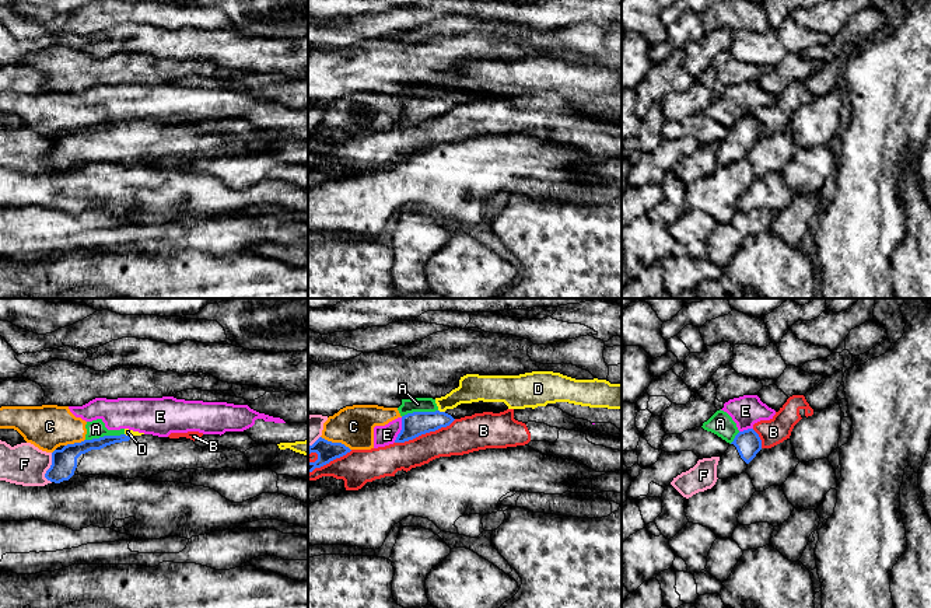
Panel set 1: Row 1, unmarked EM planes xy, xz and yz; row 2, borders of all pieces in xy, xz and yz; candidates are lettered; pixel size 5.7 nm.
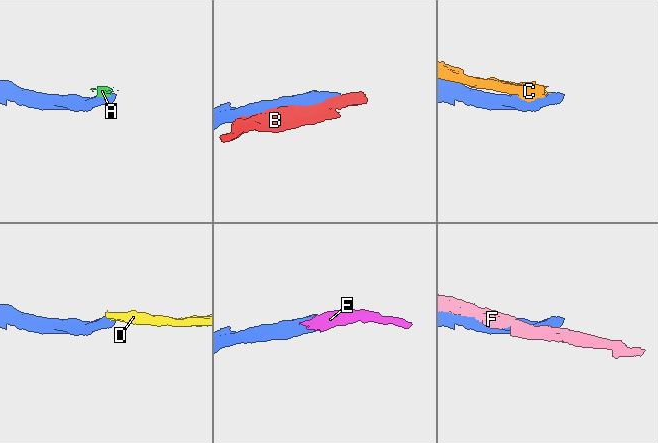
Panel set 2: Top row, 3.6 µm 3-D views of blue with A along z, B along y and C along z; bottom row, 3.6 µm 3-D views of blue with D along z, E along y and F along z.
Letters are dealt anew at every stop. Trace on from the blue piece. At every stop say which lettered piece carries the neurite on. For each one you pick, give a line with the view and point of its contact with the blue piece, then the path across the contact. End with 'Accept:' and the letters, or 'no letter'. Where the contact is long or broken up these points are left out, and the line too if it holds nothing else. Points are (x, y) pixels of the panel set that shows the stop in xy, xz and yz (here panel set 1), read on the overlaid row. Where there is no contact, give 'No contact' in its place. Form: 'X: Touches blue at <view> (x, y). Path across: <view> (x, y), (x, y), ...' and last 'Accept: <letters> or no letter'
Accept: no letter

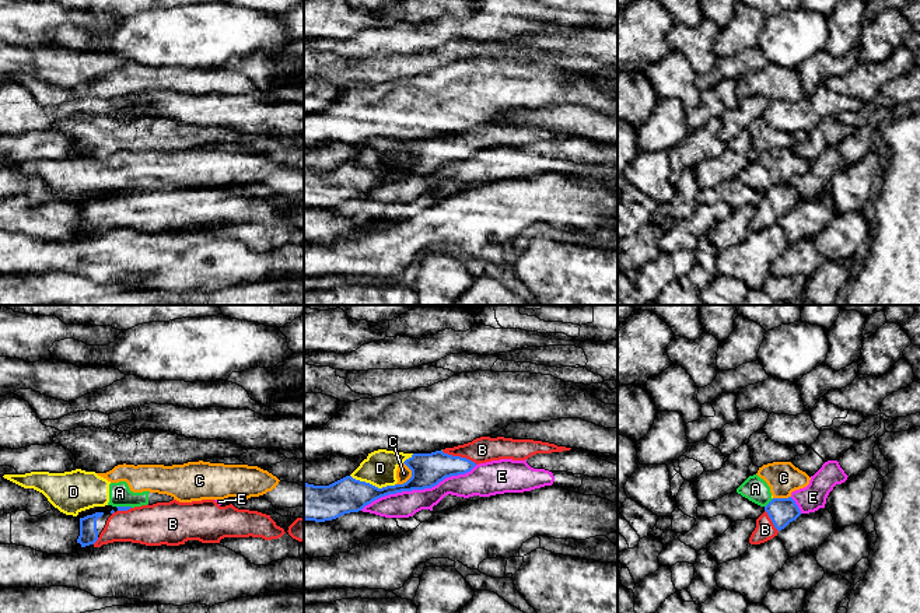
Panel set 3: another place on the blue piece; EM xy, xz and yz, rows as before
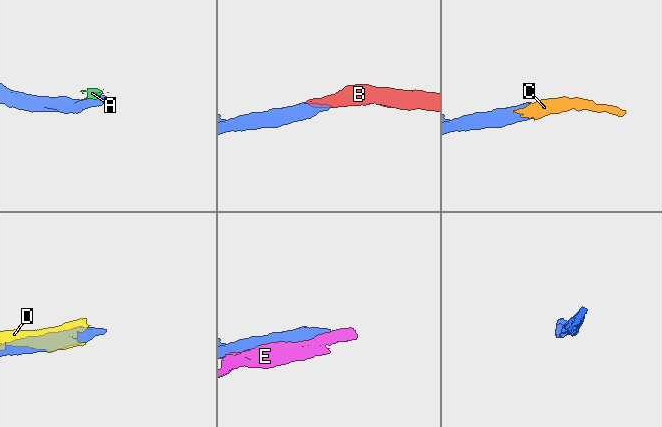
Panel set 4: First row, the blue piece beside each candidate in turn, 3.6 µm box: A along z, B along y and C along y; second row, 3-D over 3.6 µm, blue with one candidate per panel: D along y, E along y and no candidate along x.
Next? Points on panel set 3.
B: Touches blue at xz (460, 456). Path across: xz (427, 469), (460, 456), (482, 449)
Accept: B

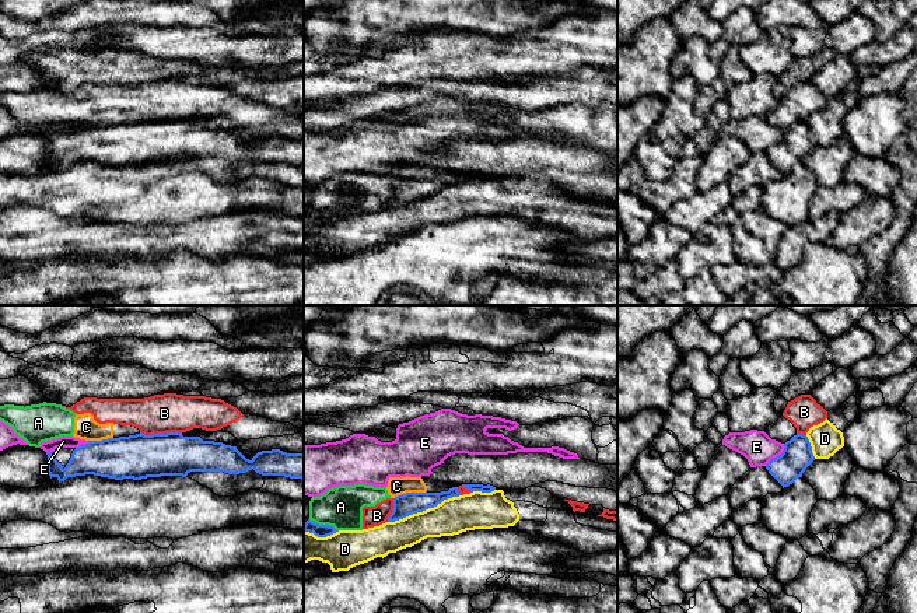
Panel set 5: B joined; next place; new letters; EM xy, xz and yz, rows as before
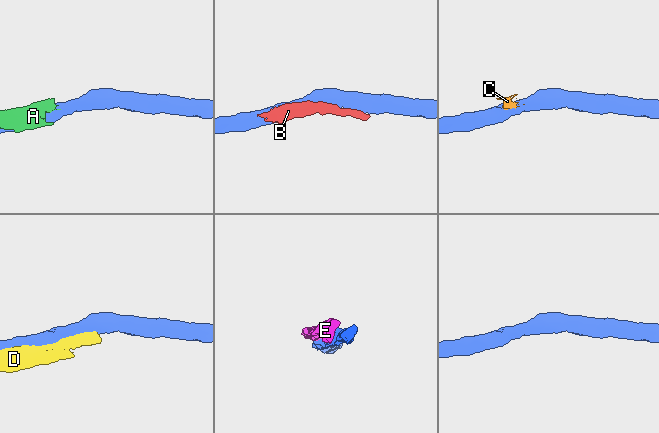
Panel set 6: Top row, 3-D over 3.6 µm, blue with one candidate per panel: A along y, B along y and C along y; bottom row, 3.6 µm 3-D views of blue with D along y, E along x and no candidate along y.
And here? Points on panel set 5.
Accept: no letter

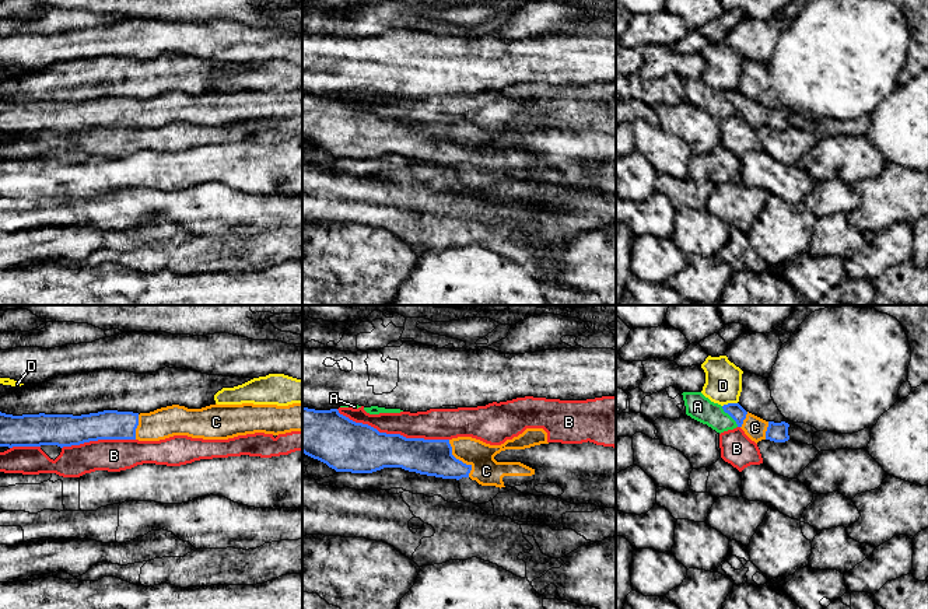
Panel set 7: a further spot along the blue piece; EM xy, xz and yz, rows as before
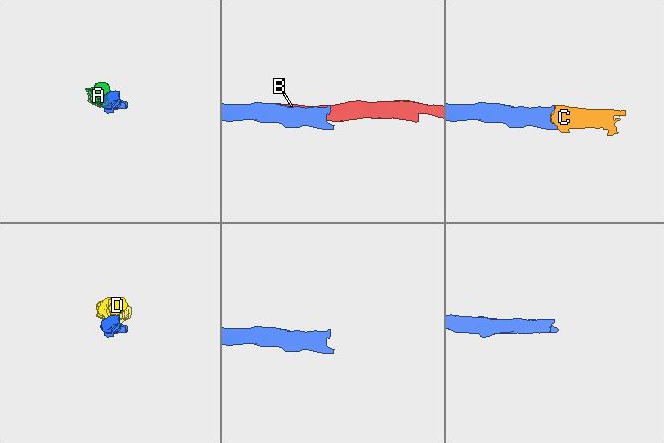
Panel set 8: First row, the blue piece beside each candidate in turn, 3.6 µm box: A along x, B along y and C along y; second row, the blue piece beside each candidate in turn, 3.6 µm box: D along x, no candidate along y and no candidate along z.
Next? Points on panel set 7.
C: Touches blue at xz (458, 459). Path across: xz (426, 457), (458, 459), (475, 459), (486, 471)
Accept: C

